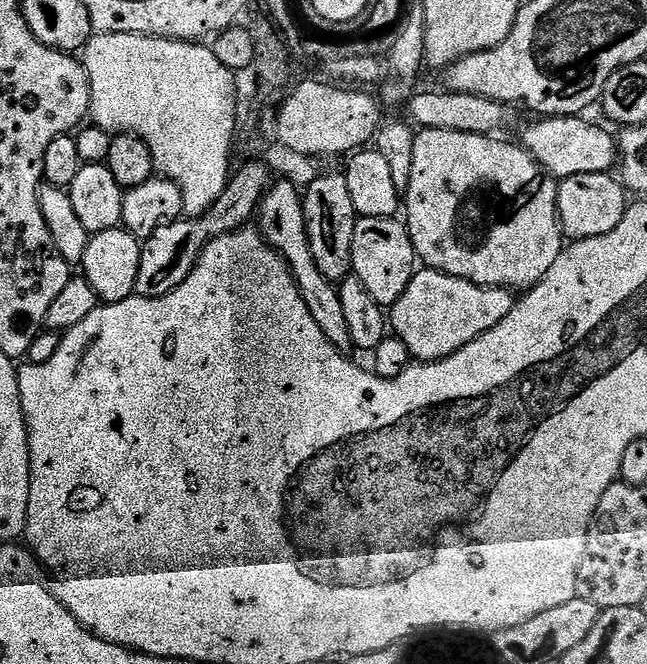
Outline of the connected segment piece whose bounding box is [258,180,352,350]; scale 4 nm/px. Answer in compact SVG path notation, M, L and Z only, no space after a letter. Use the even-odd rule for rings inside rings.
M280 180L276 185L269 187L260 197L258 209L259 231L262 233L268 245L288 263L288 269L296 280L298 290L310 310L314 314L314 320L322 326L324 333L332 340L332 345L341 350L352 348L350 330L346 326L346 313L342 311L342 298L340 289L322 270L318 268L318 262L314 258L314 250L310 250L310 238L306 230L306 218L304 217L304 201L301 189L295 188L288 180Z

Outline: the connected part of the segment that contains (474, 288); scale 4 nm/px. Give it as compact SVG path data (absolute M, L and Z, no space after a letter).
M424 266L412 273L412 280L406 290L391 305L390 328L407 346L409 357L420 362L443 360L469 344L475 336L493 328L511 310L513 303L513 293L507 288L489 288L483 284L475 284L473 280L465 280L462 276L454 276L451 272L441 272L438 268Z

